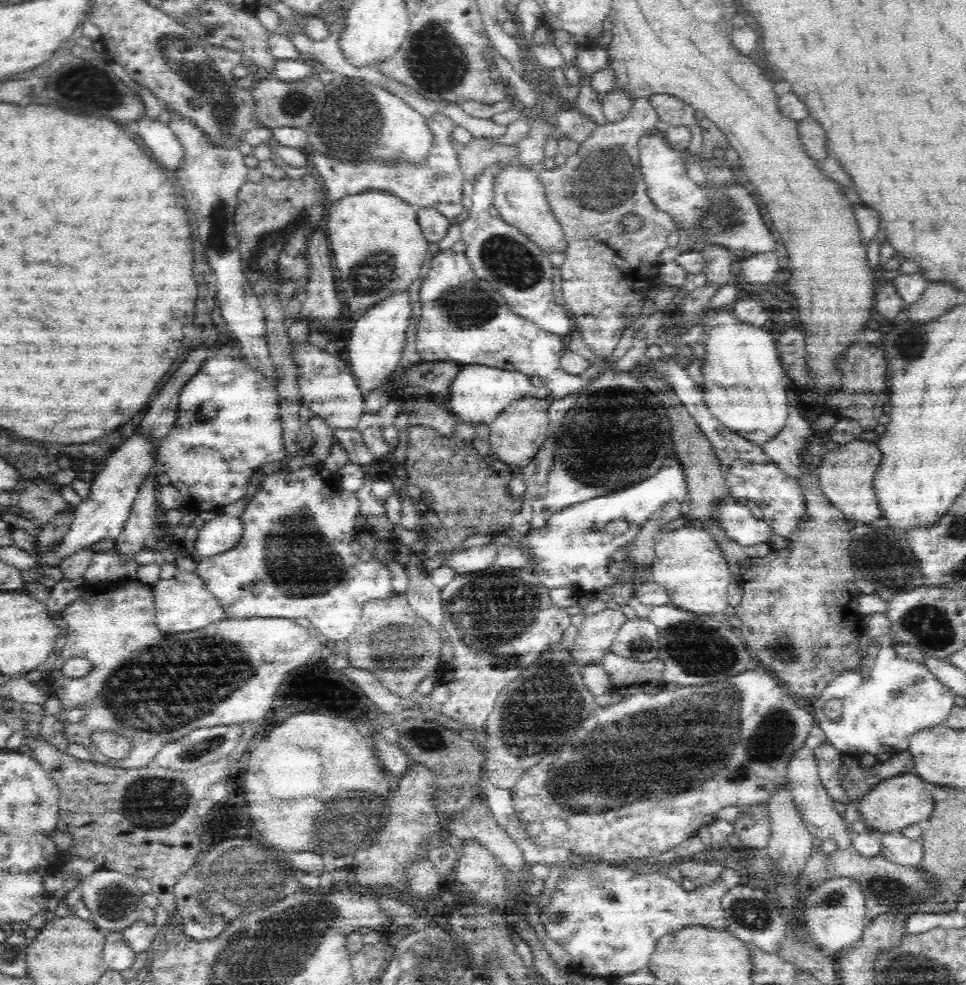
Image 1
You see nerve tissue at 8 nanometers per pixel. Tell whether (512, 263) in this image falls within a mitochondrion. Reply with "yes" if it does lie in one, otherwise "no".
yes

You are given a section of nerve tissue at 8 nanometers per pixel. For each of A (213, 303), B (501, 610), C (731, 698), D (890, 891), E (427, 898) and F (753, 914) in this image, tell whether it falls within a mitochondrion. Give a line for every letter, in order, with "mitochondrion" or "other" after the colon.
A: other
B: mitochondrion
C: mitochondrion
D: mitochondrion
E: other
F: mitochondrion

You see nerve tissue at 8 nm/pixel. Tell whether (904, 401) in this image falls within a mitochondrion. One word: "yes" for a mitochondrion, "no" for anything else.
no

